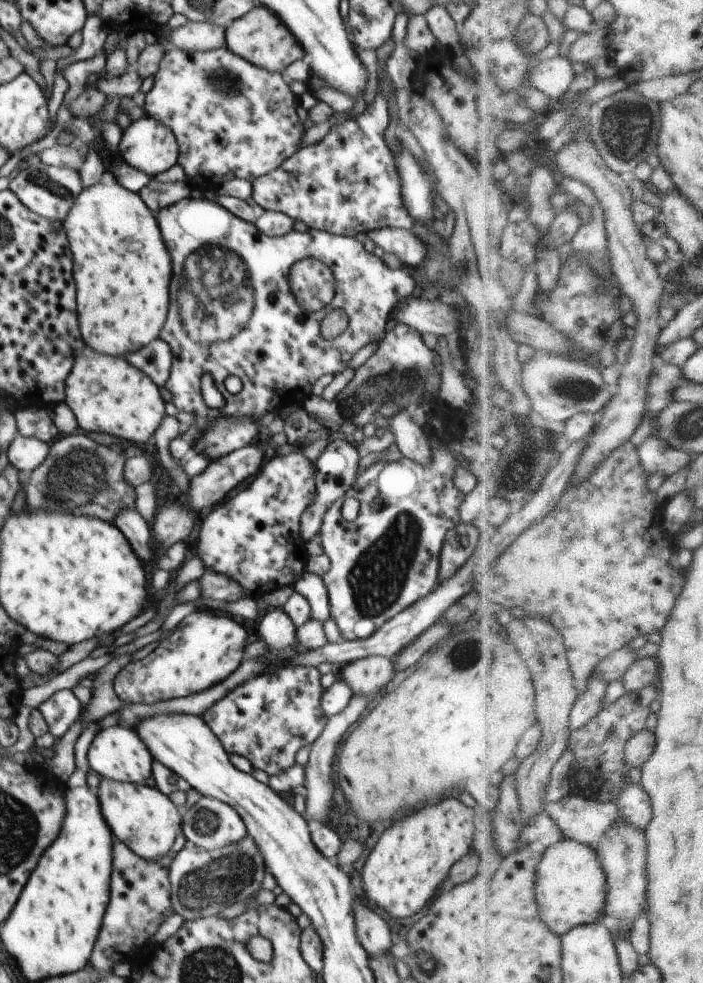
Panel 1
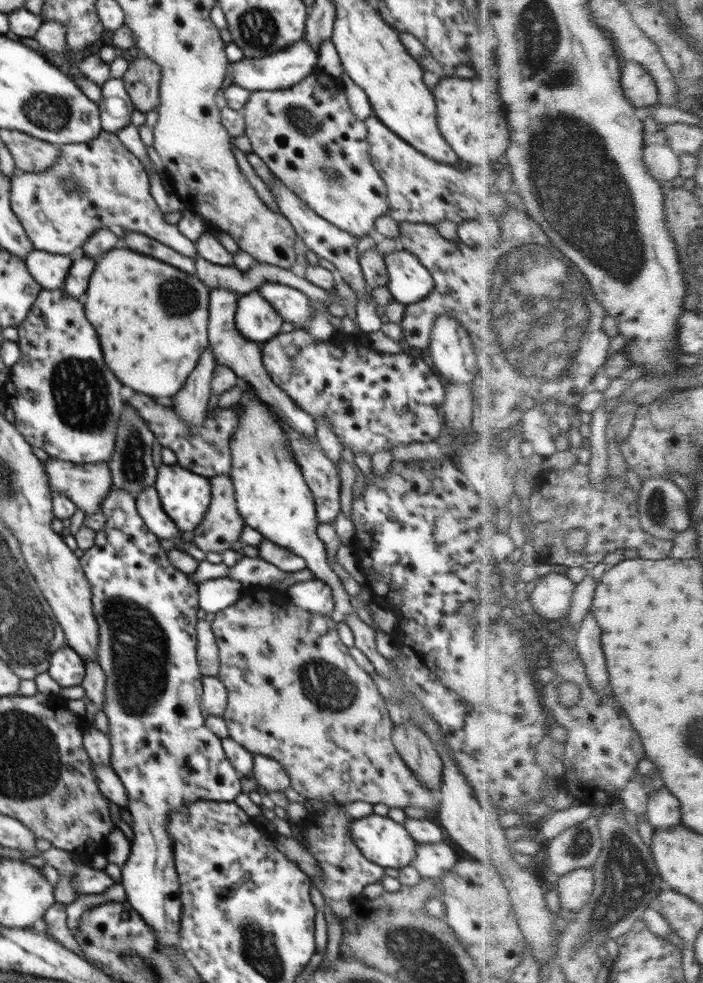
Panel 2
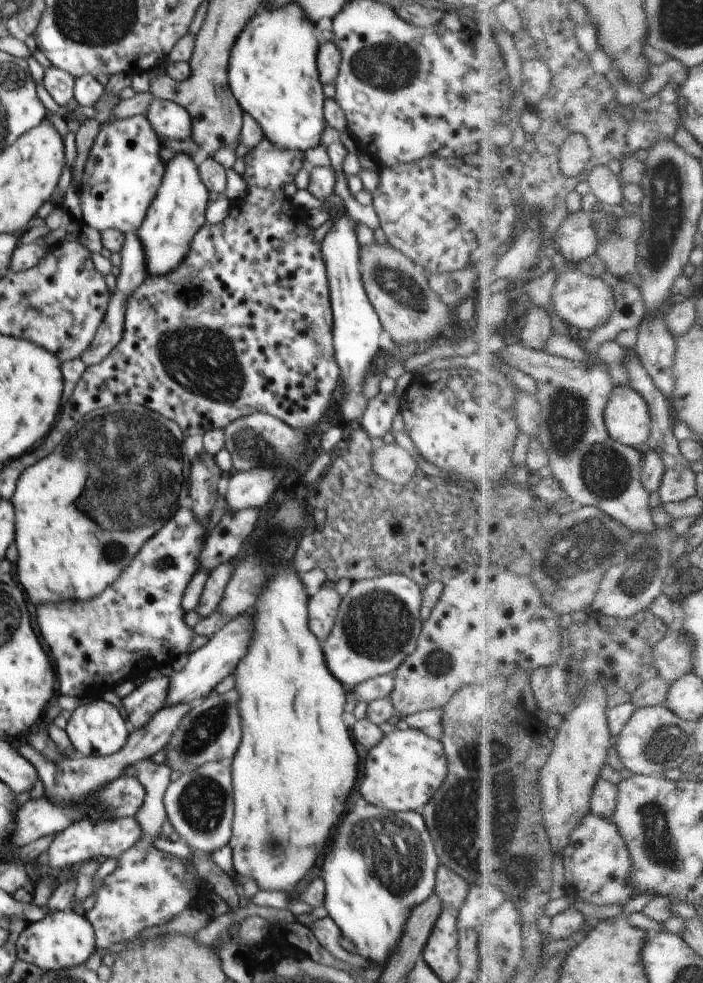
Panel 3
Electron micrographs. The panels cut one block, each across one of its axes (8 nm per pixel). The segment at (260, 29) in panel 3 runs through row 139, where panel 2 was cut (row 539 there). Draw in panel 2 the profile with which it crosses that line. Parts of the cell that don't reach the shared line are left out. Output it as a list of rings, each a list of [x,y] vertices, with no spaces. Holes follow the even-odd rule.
[[[244,381],[244,386],[247,386],[247,390],[237,405],[240,410],[240,420],[238,420],[236,432],[232,434],[229,446],[232,462],[231,479],[235,490],[238,512],[240,512],[245,524],[250,528],[254,528],[254,530],[258,530],[263,538],[268,538],[270,542],[282,548],[288,548],[292,554],[306,560],[306,566],[312,570],[315,578],[325,582],[332,590],[332,597],[334,597],[335,602],[335,608],[331,613],[332,620],[336,624],[346,622],[346,617],[350,614],[356,615],[356,612],[352,607],[351,597],[344,590],[342,580],[330,568],[329,561],[326,559],[324,542],[316,535],[318,517],[316,516],[315,500],[301,474],[300,466],[295,460],[296,452],[292,446],[288,446],[288,443],[290,443],[288,442],[288,436],[284,434],[284,430],[278,424],[278,420],[276,420],[274,412],[270,410],[270,406],[255,394],[253,386],[248,382]]]

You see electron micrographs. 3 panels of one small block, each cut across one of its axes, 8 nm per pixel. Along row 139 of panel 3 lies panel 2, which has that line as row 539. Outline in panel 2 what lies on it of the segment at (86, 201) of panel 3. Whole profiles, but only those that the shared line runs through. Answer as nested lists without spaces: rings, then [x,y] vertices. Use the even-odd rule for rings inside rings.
[[[112,486],[108,491],[106,498],[100,510],[106,517],[106,526],[96,533],[93,546],[84,551],[83,556],[79,558],[82,570],[90,583],[92,591],[92,605],[93,614],[98,622],[99,630],[99,646],[97,663],[102,667],[106,675],[106,700],[102,707],[109,721],[110,730],[110,762],[112,770],[116,772],[118,778],[123,782],[126,793],[128,793],[128,811],[132,815],[134,831],[134,840],[131,844],[131,852],[128,860],[122,864],[121,881],[120,883],[126,890],[127,901],[132,905],[134,910],[144,918],[144,922],[154,930],[156,934],[157,950],[163,953],[172,962],[176,962],[177,957],[183,953],[180,943],[180,920],[182,916],[182,903],[180,898],[180,884],[177,876],[176,864],[174,864],[173,857],[173,843],[168,839],[165,832],[167,826],[167,819],[172,811],[179,810],[184,804],[194,801],[220,801],[232,802],[236,796],[242,792],[241,789],[241,775],[232,766],[232,763],[226,758],[221,738],[218,738],[205,723],[204,716],[202,716],[201,696],[203,676],[200,672],[200,665],[198,664],[198,652],[196,650],[197,632],[196,623],[198,618],[196,616],[199,610],[199,592],[198,585],[186,573],[180,571],[168,560],[167,552],[160,546],[160,540],[156,534],[152,534],[146,526],[144,519],[138,513],[136,508],[135,498],[132,494],[128,494],[126,490],[118,490]]]

